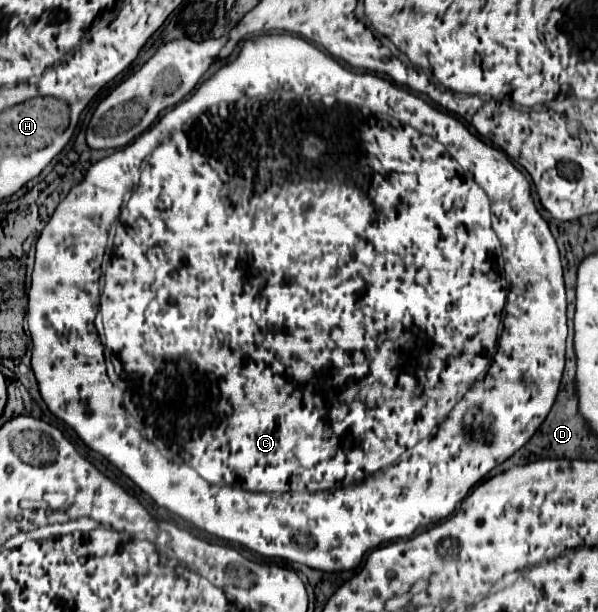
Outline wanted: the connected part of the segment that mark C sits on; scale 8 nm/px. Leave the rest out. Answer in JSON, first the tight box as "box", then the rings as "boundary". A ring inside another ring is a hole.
{"box":[27,34,568,572],"boundary":[[[263,34],[263,36],[247,38],[243,42],[237,58],[225,62],[209,80],[205,80],[199,86],[199,90],[193,96],[189,96],[185,102],[179,102],[173,110],[165,112],[157,120],[157,124],[153,124],[149,130],[145,130],[135,142],[131,142],[129,146],[125,146],[121,150],[115,150],[113,154],[105,156],[99,162],[95,162],[87,170],[85,178],[77,186],[73,186],[71,192],[61,200],[61,204],[53,212],[51,220],[43,228],[43,232],[41,232],[41,236],[37,240],[35,266],[33,266],[31,286],[29,286],[29,296],[27,298],[29,298],[29,304],[27,304],[27,324],[29,324],[29,334],[31,334],[31,368],[35,372],[41,398],[47,404],[47,408],[57,418],[61,418],[63,422],[67,422],[91,450],[99,452],[113,466],[117,466],[125,476],[129,476],[145,494],[149,494],[155,500],[157,506],[167,508],[169,512],[181,516],[183,520],[195,524],[197,528],[201,528],[201,530],[205,530],[209,534],[215,534],[215,536],[219,536],[223,540],[239,542],[239,544],[247,546],[249,550],[259,552],[261,556],[281,558],[288,563],[307,564],[307,566],[323,570],[323,572],[351,570],[351,568],[359,566],[361,560],[363,560],[363,556],[369,550],[377,548],[379,544],[391,542],[391,540],[409,538],[415,530],[431,526],[431,524],[447,518],[449,514],[453,514],[453,510],[467,496],[467,492],[485,474],[489,474],[497,464],[505,462],[523,444],[527,444],[529,438],[535,434],[535,430],[541,426],[541,422],[545,420],[545,416],[549,414],[549,410],[553,406],[553,402],[545,404],[545,400],[555,400],[566,359],[568,319],[565,316],[567,302],[565,302],[561,256],[559,256],[555,238],[553,238],[547,222],[541,218],[541,214],[537,212],[537,208],[533,204],[527,178],[511,164],[511,160],[507,158],[507,154],[501,152],[495,146],[485,144],[483,140],[479,140],[477,136],[473,136],[459,120],[455,120],[453,116],[449,116],[449,114],[445,114],[445,112],[441,112],[441,110],[437,110],[433,106],[429,106],[427,102],[423,102],[418,95],[411,91],[397,88],[389,80],[383,80],[383,78],[379,78],[375,74],[355,74],[355,72],[343,68],[335,58],[331,58],[323,50],[315,48],[313,44],[309,44],[307,40],[303,40],[301,36],[293,36],[293,34]],[[113,222],[117,224],[115,238],[113,238],[113,254],[111,254],[109,266],[107,266],[104,272],[105,285],[100,294],[99,276],[101,276],[101,262],[103,262],[103,254],[107,250],[109,230],[111,230]],[[97,306],[100,307],[102,316],[105,346],[113,350],[113,354],[117,358],[113,362],[117,366],[115,372],[117,372],[117,376],[121,380],[125,380],[127,388],[115,388],[111,384],[109,376],[107,376],[103,346],[101,346],[99,334],[97,334],[95,324],[93,324],[95,314],[97,314]],[[331,342],[335,344],[335,390],[329,390],[331,384],[327,382],[327,386],[325,386],[325,380],[323,380],[325,378],[323,376],[323,368],[329,364],[329,352],[327,352],[327,348],[329,348]],[[525,346],[535,346],[535,348],[531,348],[531,352],[533,352],[531,358],[525,358]],[[478,412],[487,413],[493,418],[494,430],[491,432],[491,435],[490,431],[480,432],[477,430],[475,438],[472,439],[471,422]]]}

